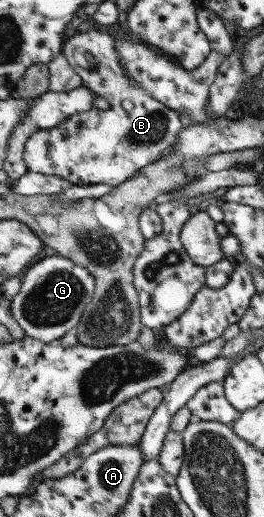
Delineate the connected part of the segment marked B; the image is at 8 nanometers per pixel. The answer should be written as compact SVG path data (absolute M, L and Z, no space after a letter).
M97 29L70 33L64 56L82 77L83 85L110 104L108 110L89 110L55 127L34 133L23 152L30 172L56 175L77 186L107 184L114 188L139 174L142 168L172 149L183 129L175 109L157 101L126 75L114 36Z

